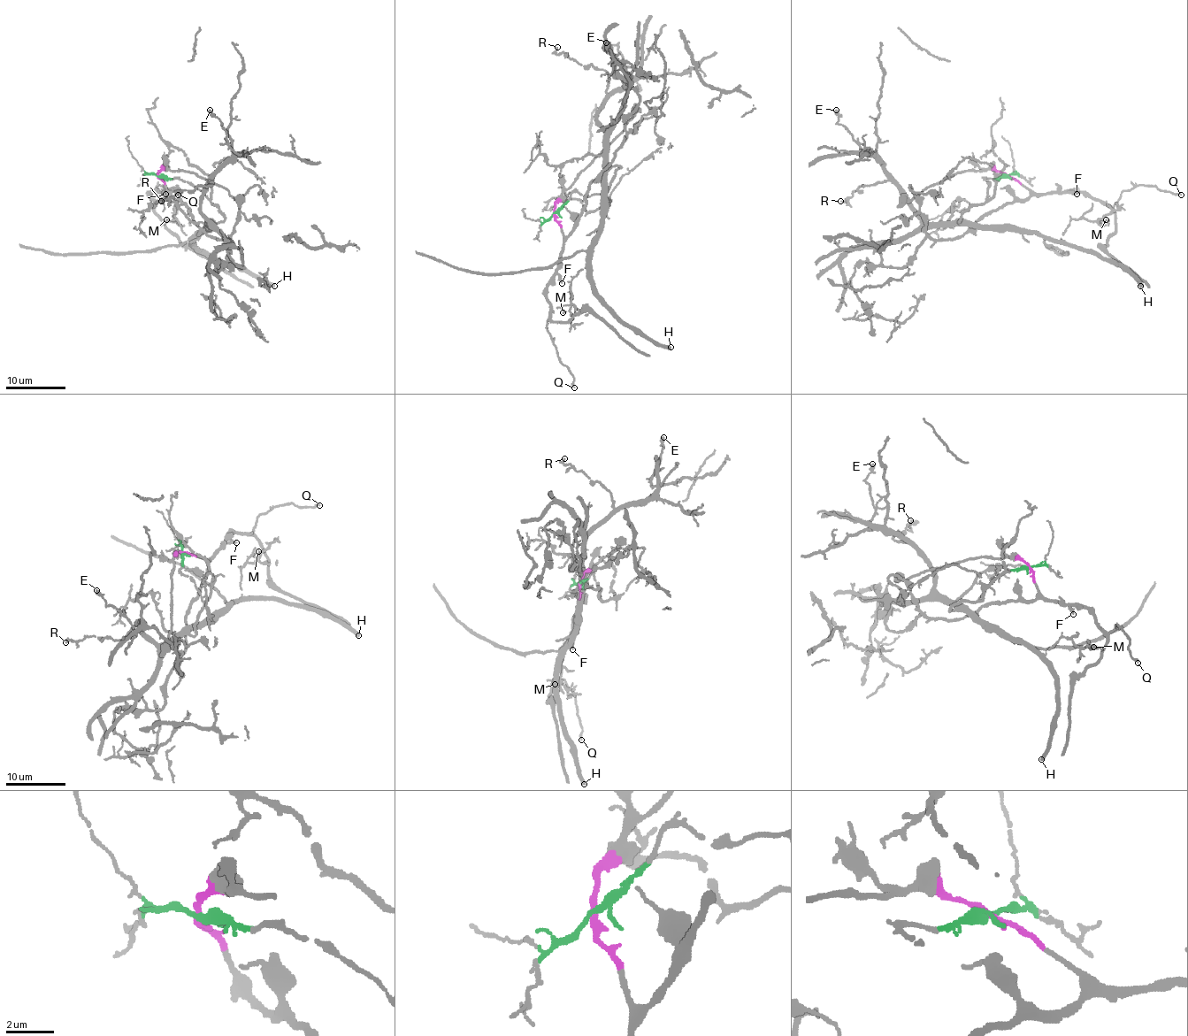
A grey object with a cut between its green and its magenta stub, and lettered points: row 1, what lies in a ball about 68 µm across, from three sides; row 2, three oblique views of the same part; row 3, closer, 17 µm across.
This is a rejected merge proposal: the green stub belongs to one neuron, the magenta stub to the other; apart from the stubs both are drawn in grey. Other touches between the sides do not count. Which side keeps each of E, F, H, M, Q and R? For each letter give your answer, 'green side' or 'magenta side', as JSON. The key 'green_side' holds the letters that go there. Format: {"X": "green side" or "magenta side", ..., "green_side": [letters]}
{"E": "green side", "F": "magenta side", "H": "green side", "M": "green side", "Q": "magenta side", "R": "green side", "green_side": ["E", "H", "M", "R"]}

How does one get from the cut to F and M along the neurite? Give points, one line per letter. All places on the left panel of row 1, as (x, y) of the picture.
F: (158, 176), (164, 181), (167, 194), (161, 192), (165, 194)
M: (158, 176), (189, 181), (224, 218), (193, 240), (188, 238), (174, 218), (174, 220), (167, 222), (165, 218)

